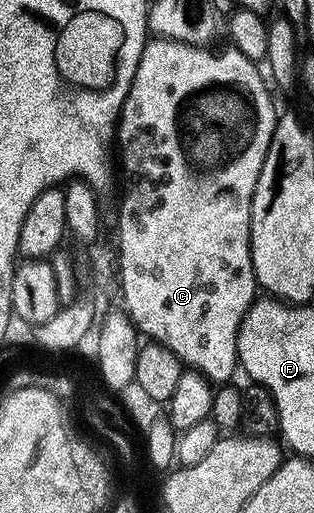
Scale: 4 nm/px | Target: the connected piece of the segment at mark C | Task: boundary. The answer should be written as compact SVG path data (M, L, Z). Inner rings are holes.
M150 38L146 41L136 66L136 74L132 78L132 86L122 104L122 113L118 115L116 148L117 151L118 148L122 151L122 168L130 179L130 189L122 196L116 241L121 253L122 296L127 304L124 312L130 323L143 337L172 350L172 354L176 354L176 358L180 358L187 369L202 373L211 382L230 382L235 379L234 368L236 372L239 367L238 327L256 299L256 281L250 253L250 207L252 194L256 190L256 178L260 178L262 163L272 142L276 111L274 112L274 100L266 89L267 77L258 73L259 65L255 61L240 54L240 50L233 46L226 46L223 52L209 52L210 50L206 46L186 44L177 38Z

